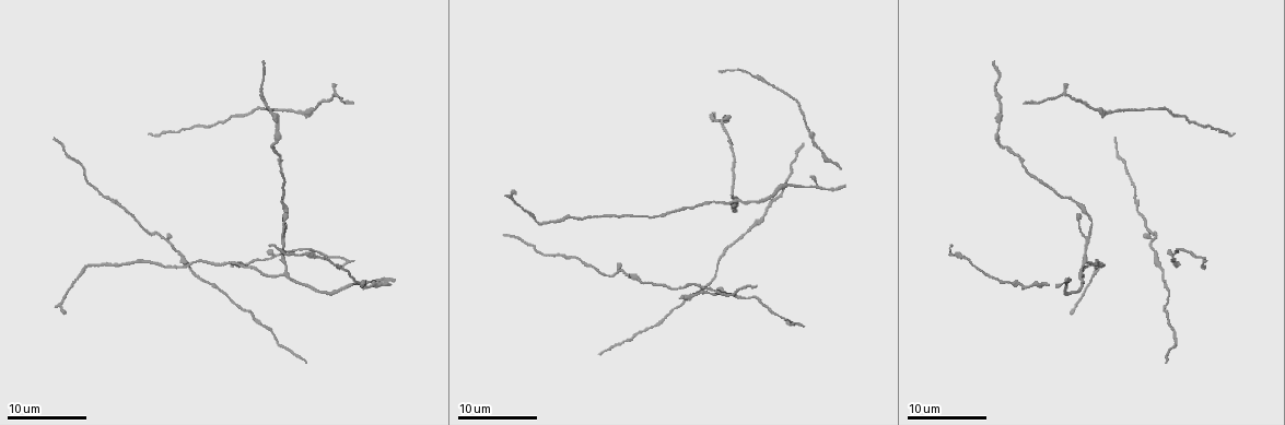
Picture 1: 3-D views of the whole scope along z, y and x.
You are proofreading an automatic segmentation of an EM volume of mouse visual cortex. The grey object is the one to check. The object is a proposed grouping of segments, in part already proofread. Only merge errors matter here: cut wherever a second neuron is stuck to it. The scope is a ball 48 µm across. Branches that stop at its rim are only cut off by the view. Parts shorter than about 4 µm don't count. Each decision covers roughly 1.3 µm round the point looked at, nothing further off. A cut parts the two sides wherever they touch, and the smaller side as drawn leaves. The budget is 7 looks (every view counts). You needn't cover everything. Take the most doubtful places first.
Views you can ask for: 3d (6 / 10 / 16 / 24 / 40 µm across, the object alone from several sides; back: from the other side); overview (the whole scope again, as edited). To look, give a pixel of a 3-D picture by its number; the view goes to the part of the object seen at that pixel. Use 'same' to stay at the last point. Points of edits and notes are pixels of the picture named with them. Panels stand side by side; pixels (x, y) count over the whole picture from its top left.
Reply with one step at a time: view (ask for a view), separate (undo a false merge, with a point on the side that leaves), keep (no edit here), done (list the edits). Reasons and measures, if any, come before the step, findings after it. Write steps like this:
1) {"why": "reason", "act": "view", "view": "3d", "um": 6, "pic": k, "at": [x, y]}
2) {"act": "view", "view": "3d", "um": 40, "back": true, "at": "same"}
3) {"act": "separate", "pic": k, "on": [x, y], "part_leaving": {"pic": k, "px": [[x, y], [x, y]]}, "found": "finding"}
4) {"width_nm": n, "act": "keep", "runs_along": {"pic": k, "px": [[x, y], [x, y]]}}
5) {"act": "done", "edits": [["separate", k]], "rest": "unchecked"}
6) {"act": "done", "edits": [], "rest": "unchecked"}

{"why": "two arms in line, one across", "act": "view", "view": "3d", "um": 16, "pic": 1, "at": [1089, 233]}

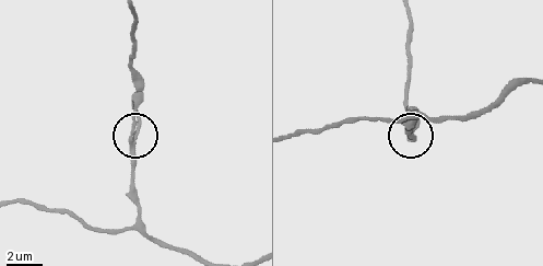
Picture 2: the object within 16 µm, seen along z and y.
{"act": "keep", "found": "continuous, no second neuron"}

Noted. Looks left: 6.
{"why": "branch point", "act": "view", "view": "3d", "um": 6, "pic": 1, "at": [617, 272]}

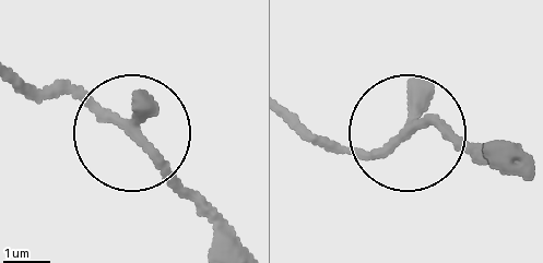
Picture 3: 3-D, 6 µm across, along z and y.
{"arms": 3, "act": "keep", "found": "all the same neuron"}

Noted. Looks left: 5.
{"why": "two arms in line, one across", "act": "view", "view": "3d", "um": 16, "pic": 1, "at": [274, 255]}

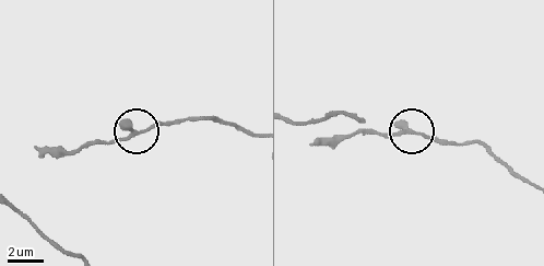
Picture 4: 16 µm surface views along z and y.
{"width_nm": 240, "act": "keep", "found": "one neuron here"}

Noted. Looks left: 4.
{"why": "three-way junction", "act": "view", "view": "3d", "um": 10, "pic": 1, "at": [1081, 275]}

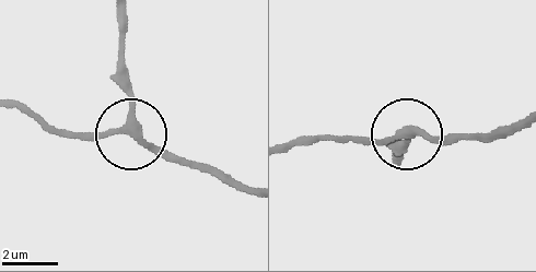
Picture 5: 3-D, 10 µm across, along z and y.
{"width_nm": 270, "act": "keep", "runs_along": {"pic": 5, "px": [[121, 19], [129, 123], [197, 170]]}, "found": "one neuron here"}

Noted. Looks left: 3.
{"act": "done", "edits": [], "rest": "unchecked"}

